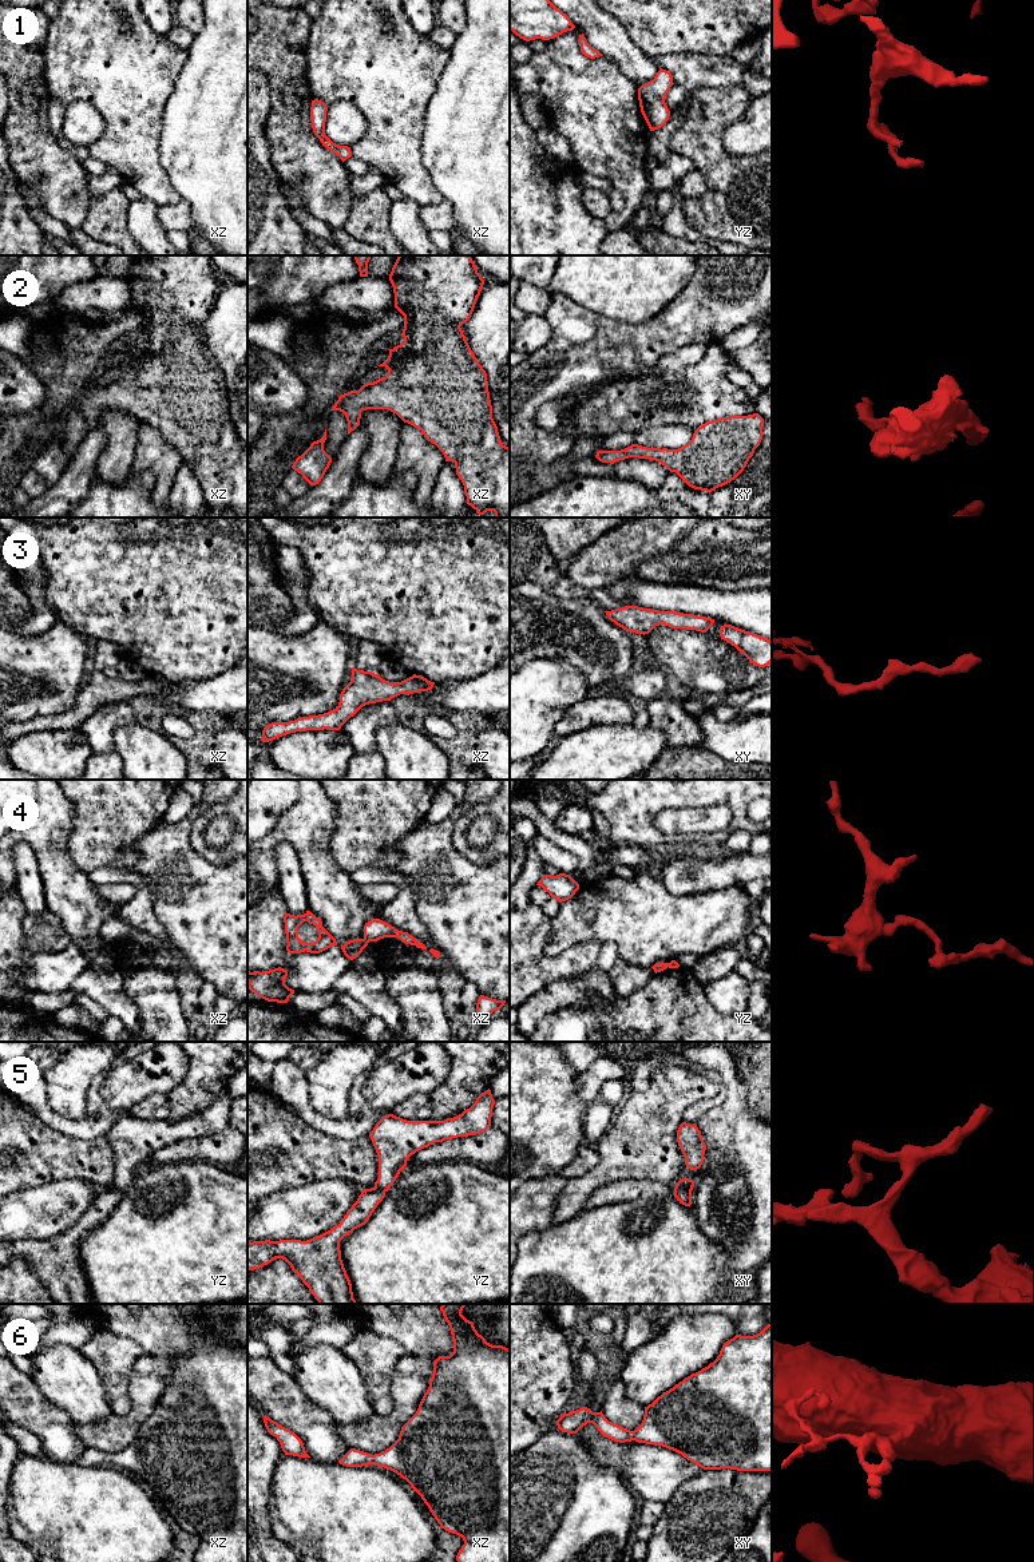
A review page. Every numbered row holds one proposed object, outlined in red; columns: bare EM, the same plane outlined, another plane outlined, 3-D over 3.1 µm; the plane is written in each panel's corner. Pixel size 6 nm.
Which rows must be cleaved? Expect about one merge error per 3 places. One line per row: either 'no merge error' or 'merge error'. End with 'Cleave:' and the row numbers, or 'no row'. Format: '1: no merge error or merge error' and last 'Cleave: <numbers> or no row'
1: no merge error
2: no merge error
3: no merge error
4: merge error
5: no merge error
6: no merge error
Cleave: 4

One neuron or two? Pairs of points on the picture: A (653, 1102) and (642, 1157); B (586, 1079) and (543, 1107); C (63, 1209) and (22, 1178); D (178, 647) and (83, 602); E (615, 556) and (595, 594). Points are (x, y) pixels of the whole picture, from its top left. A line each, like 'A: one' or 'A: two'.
A: one
B: two
C: two
D: one
E: two

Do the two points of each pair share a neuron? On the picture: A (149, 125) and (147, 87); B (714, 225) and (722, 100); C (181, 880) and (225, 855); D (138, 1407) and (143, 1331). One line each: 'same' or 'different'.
A: same
B: same
C: different
D: same

